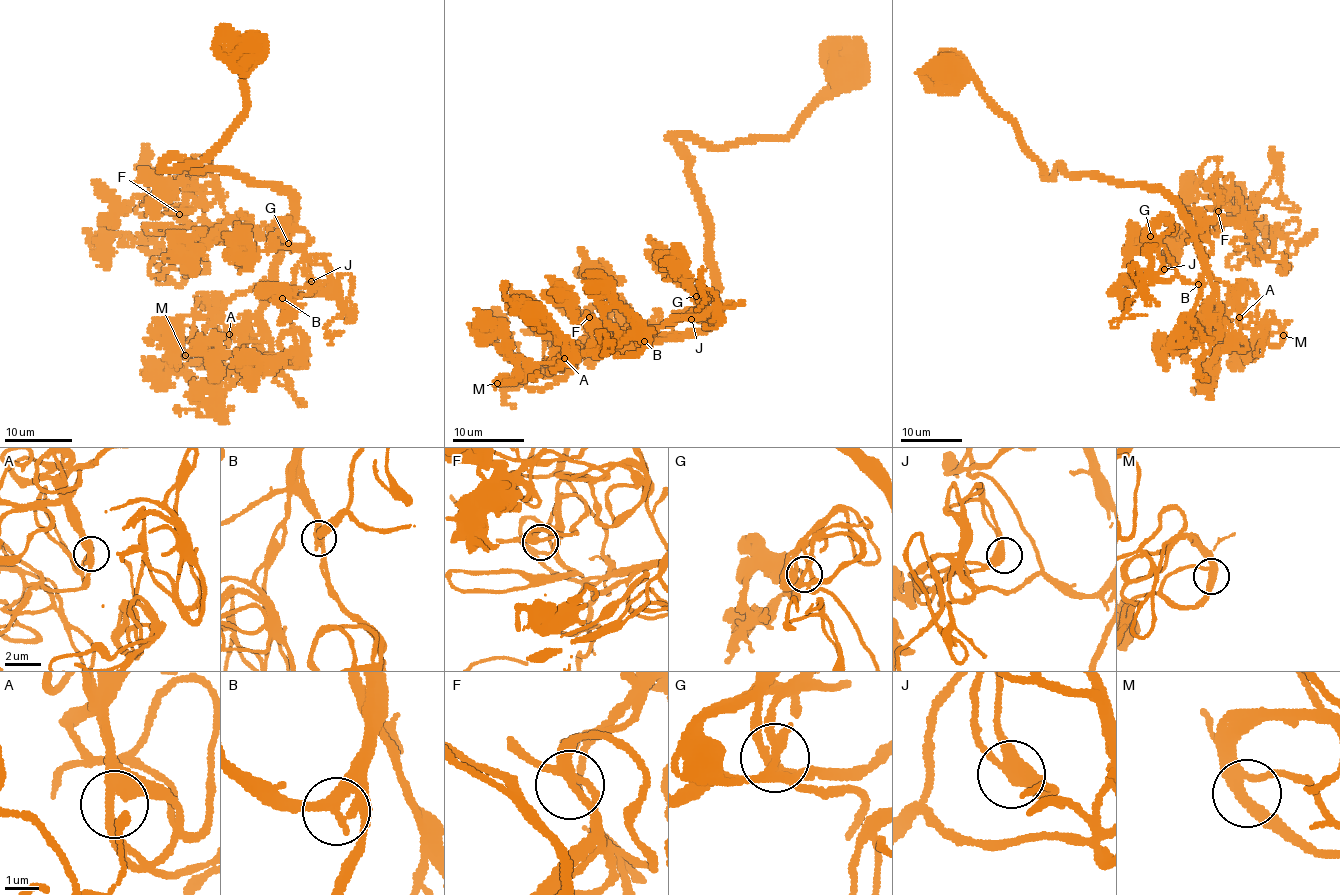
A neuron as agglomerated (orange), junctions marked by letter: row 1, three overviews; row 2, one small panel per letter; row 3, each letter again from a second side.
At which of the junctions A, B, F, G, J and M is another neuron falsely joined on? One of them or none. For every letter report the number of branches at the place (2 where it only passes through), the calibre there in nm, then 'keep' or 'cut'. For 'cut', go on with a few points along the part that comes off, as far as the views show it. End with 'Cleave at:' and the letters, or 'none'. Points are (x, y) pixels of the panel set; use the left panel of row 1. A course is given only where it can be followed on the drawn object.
A: 3 branches meet; 320 nm thick; keep
B: 3 branches meet; 280 nm thick; keep
F: 3 branches meet; 280 nm thick; keep
G: 3 branches meet; 280 nm thick; keep
J: 3 branches meet; 320 nm thick; keep
M: 3 branches meet; 280 nm thick; keep
Cleave at: none

